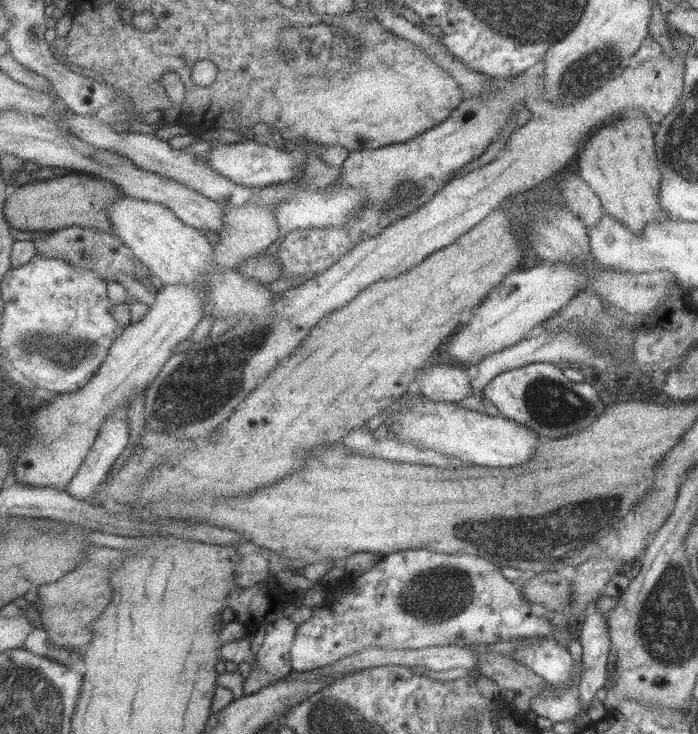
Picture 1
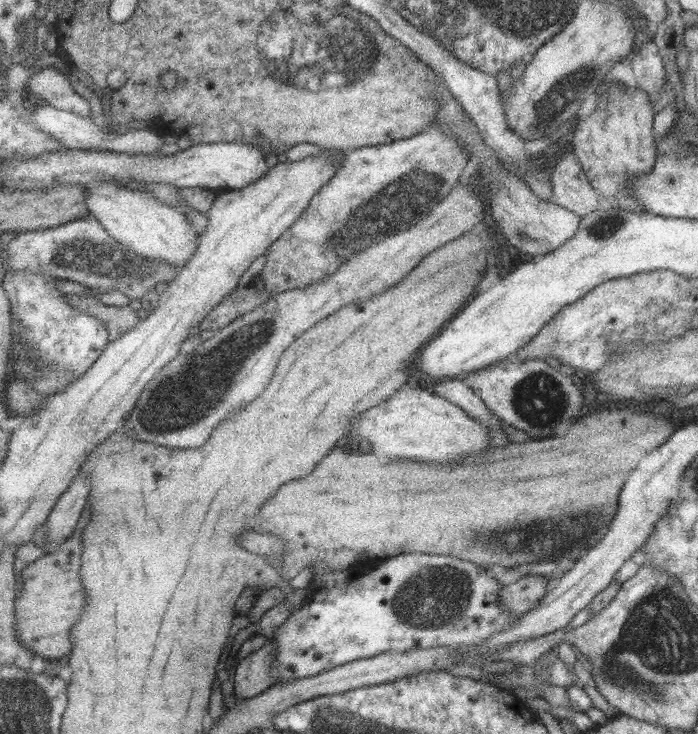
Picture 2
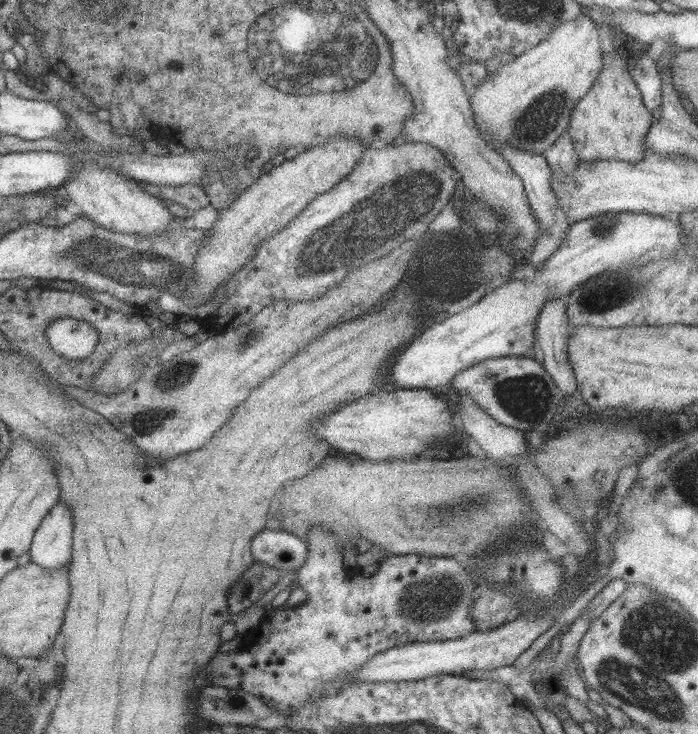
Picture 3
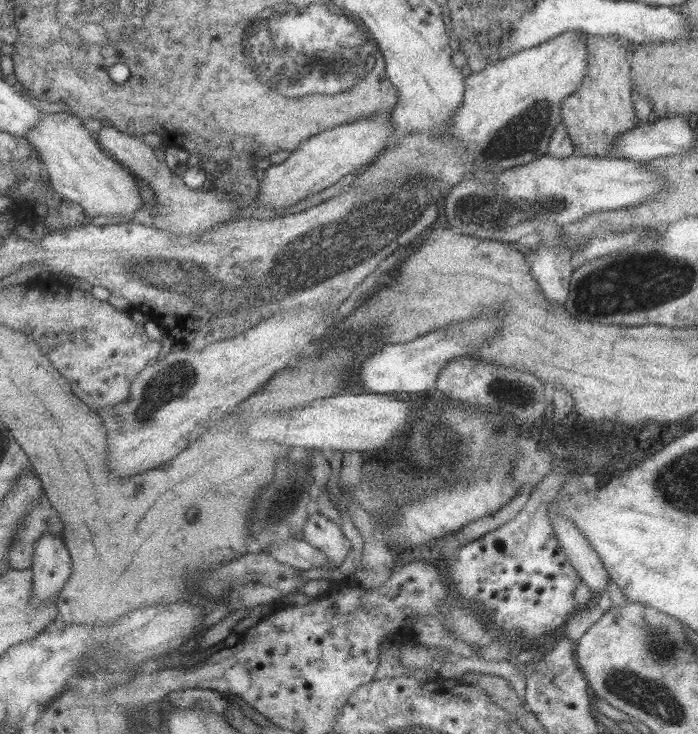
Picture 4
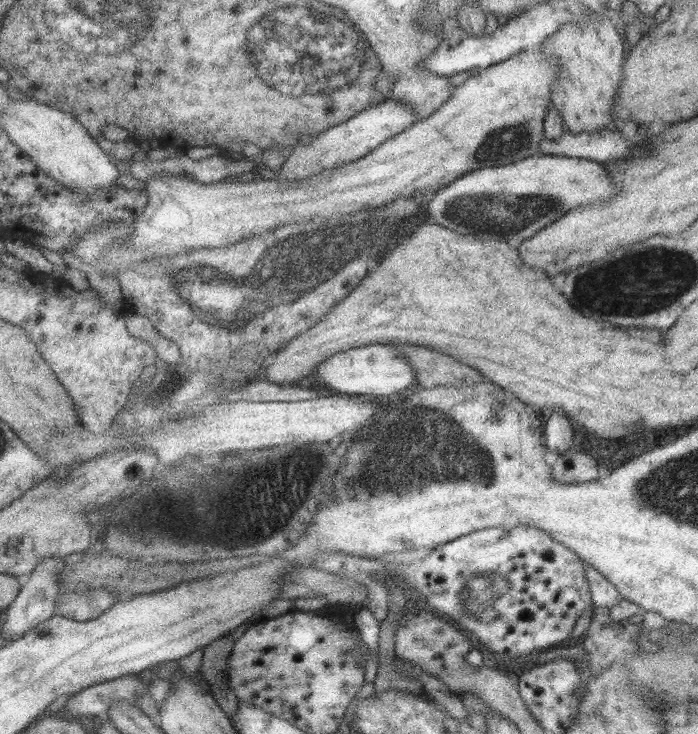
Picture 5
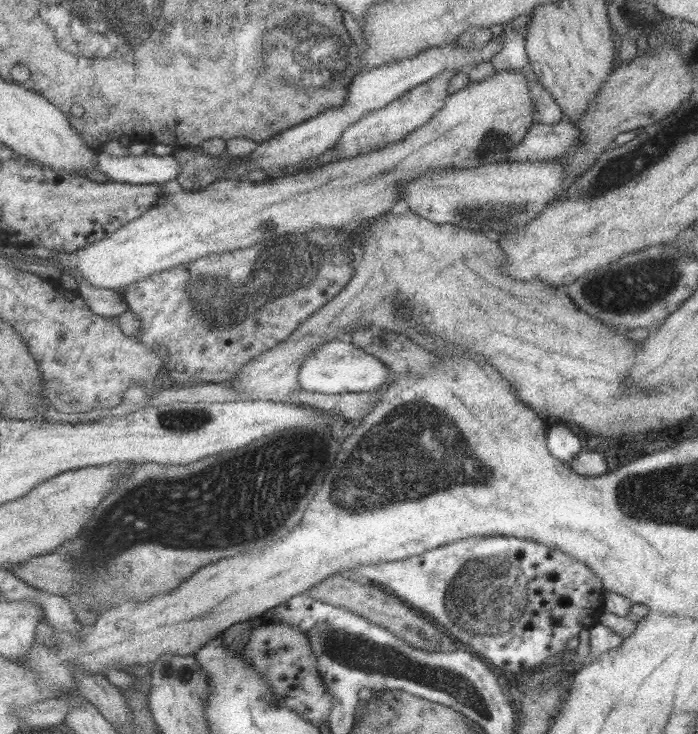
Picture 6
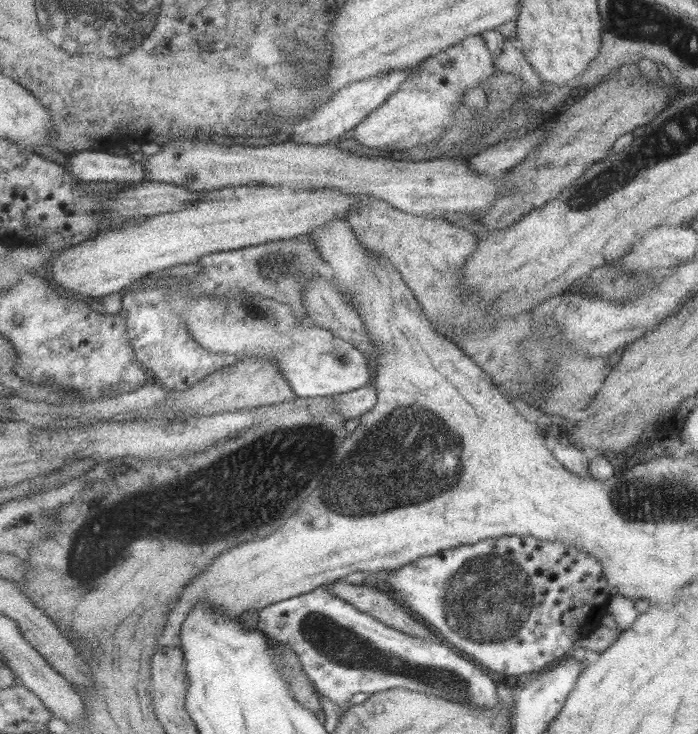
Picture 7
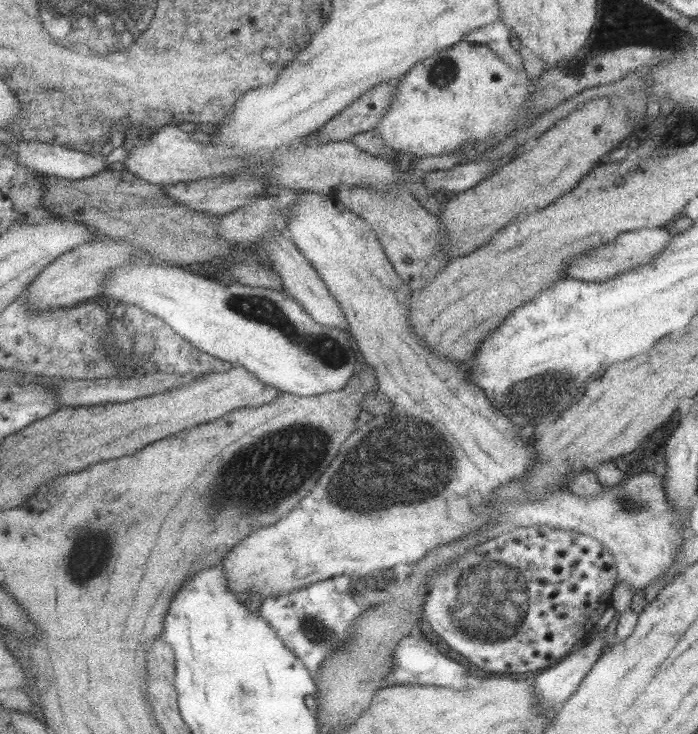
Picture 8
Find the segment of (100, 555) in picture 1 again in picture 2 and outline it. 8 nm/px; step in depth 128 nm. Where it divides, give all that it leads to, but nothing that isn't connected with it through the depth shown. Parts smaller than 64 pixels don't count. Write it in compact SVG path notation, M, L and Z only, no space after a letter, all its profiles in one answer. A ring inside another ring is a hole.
M75 530L57 550L37 558L20 572L21 582L13 603L14 630L20 644L35 656L57 659L70 653L68 632L86 600L78 575L81 549L79 530Z

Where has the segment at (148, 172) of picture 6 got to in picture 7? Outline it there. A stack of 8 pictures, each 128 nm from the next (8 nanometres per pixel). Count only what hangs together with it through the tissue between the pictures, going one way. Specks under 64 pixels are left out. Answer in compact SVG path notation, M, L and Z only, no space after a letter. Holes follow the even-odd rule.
M108 150L71 153L63 167L73 178L83 182L137 184L144 180L142 161L131 161L128 154L115 156Z

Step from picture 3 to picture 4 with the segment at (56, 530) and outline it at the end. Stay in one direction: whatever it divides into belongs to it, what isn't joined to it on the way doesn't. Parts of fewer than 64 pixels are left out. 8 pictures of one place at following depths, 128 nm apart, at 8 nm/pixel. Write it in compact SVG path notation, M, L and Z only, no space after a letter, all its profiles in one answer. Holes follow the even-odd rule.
M44 534L33 544L31 598L28 606L38 606L60 591L72 571L72 560L61 536Z

